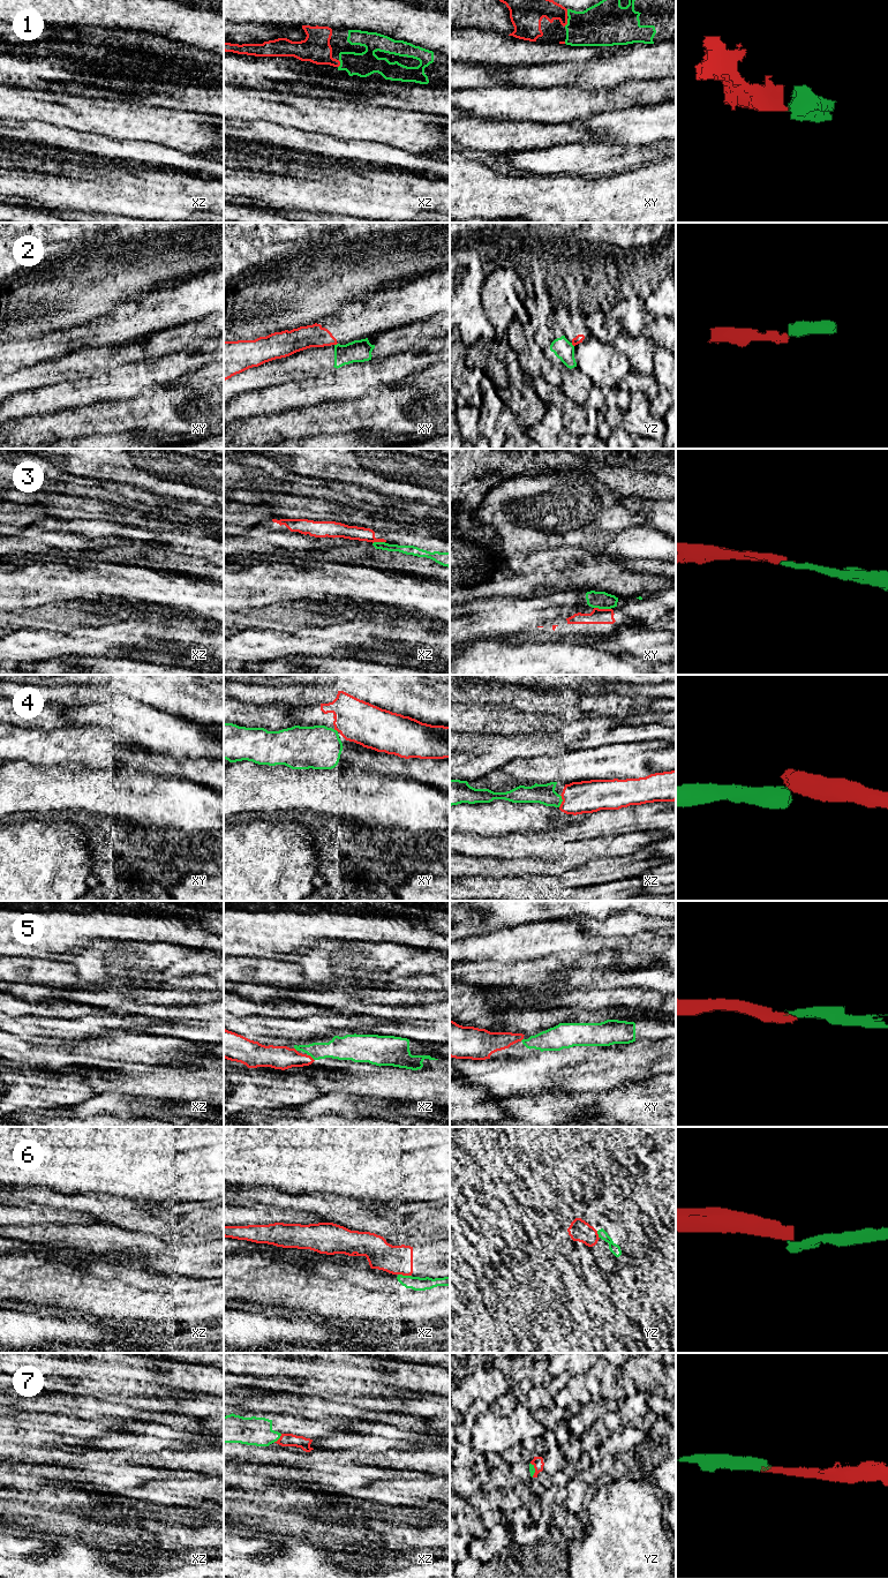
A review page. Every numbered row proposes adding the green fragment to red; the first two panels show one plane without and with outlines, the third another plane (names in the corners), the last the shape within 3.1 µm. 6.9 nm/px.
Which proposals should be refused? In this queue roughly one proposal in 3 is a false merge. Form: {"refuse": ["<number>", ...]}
{"refuse": ["2", "3", "6"]}

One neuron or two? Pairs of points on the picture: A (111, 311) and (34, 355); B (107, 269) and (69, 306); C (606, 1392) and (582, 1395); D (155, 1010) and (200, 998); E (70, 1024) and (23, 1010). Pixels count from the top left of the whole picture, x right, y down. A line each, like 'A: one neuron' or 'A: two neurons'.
A: one neuron
B: one neuron
C: one neuron
D: one neuron
E: two neurons

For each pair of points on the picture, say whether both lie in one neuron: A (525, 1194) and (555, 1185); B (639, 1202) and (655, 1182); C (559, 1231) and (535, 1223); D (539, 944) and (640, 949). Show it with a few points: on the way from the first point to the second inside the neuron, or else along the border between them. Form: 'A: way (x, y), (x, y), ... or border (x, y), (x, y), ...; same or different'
A: border (529, 1171), (537, 1174), (556, 1193); different
B: border (648, 1183), (663, 1193); different
C: way (554, 1226), (550, 1223), (541, 1223); same
D: way (564, 942), (615, 942); same

